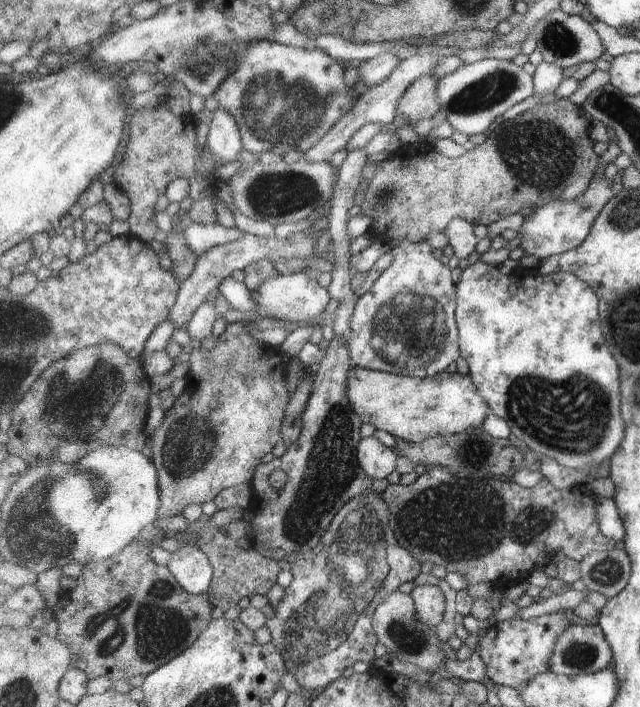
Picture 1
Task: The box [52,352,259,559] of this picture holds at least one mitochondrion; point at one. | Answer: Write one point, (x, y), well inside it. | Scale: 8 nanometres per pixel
(101, 381)

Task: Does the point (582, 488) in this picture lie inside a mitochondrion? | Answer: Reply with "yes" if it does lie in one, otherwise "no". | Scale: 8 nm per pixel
no

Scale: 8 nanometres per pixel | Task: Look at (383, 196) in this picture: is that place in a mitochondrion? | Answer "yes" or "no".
yes

